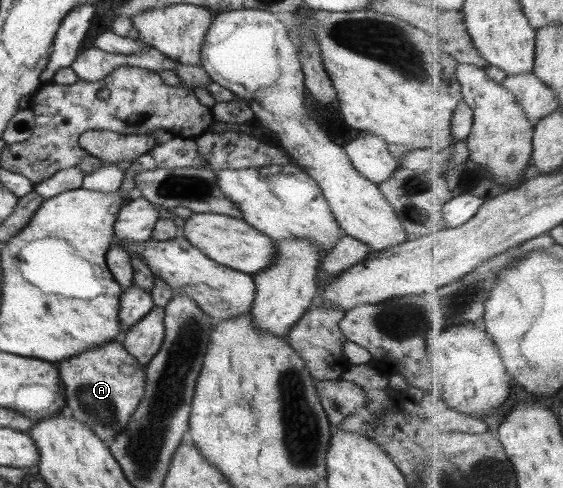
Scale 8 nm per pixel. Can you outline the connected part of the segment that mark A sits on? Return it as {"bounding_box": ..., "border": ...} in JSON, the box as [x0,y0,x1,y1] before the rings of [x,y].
{"bounding_box":[56,340,145,442],"border":[[[120,340],[109,341],[100,347],[89,348],[78,355],[58,362],[56,365],[62,381],[65,404],[72,412],[72,418],[83,423],[103,442],[115,437],[127,426],[136,406],[144,395],[145,368],[142,367],[125,349]]]}

